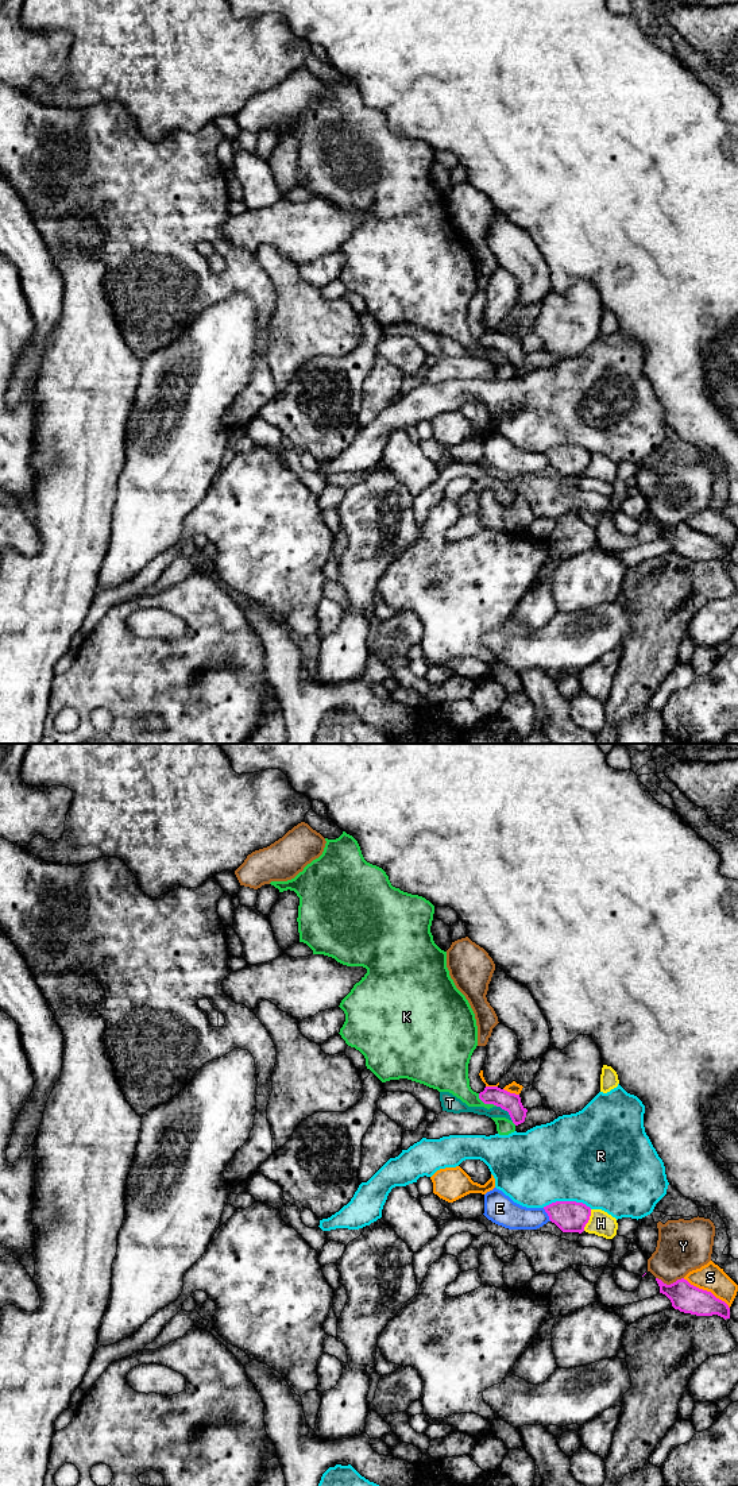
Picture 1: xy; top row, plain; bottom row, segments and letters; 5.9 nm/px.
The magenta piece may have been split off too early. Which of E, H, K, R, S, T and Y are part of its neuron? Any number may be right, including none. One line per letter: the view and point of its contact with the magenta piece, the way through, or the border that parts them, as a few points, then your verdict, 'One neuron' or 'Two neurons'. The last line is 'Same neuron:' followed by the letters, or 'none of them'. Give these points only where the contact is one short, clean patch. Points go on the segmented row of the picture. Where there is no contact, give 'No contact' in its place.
E: Touches magenta at xy (548, 1215). Two neurons
H: Touches magenta at xy (588, 1219). Boundary: xy (591, 1209), (590, 1219), (583, 1230). Two neurons
K: Touches magenta at xy (486, 1103). Boundary: xy (478, 1093), (485, 1103), (497, 1106). Two neurons
R: Touches magenta at xy (567, 1201). Two neurons
S: Touches magenta at xy (706, 1290). Two neurons
T: Touches magenta at xy (506, 1110). Boundary: xy (497, 1106), (503, 1108), (513, 1120). Two neurons
Y: Touches magenta at xy (671, 1284). Two neurons
Same neuron: none of them

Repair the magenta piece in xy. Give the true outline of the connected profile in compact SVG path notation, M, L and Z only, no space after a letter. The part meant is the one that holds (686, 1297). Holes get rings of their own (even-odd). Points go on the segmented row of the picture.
M656 1278L656 1281L660 1286L660 1293L671 1300L675 1309L696 1316L718 1315L725 1320L730 1319L729 1305L716 1298L711 1292L699 1289L684 1278L677 1279L671 1285L664 1284L658 1278Z

